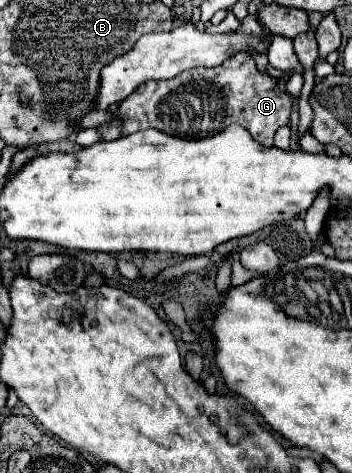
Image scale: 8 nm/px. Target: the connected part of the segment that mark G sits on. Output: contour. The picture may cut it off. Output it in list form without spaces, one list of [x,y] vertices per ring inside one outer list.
[[[236,53],[214,69],[192,69],[168,81],[146,81],[130,97],[120,103],[122,135],[142,129],[158,129],[166,135],[182,139],[204,139],[226,129],[232,123],[242,125],[254,141],[272,147],[278,127],[288,125],[292,99],[284,93],[284,83],[290,75],[274,79],[256,69],[256,63],[246,53]]]

